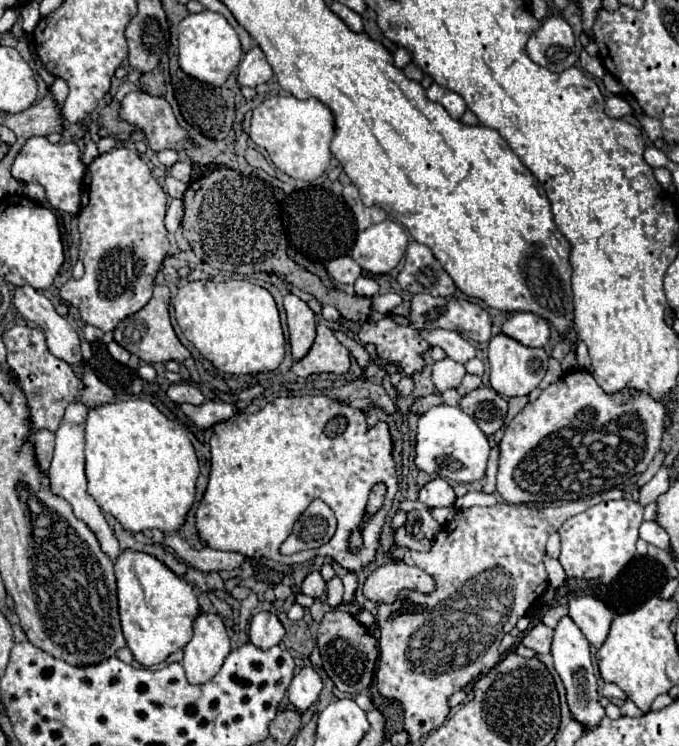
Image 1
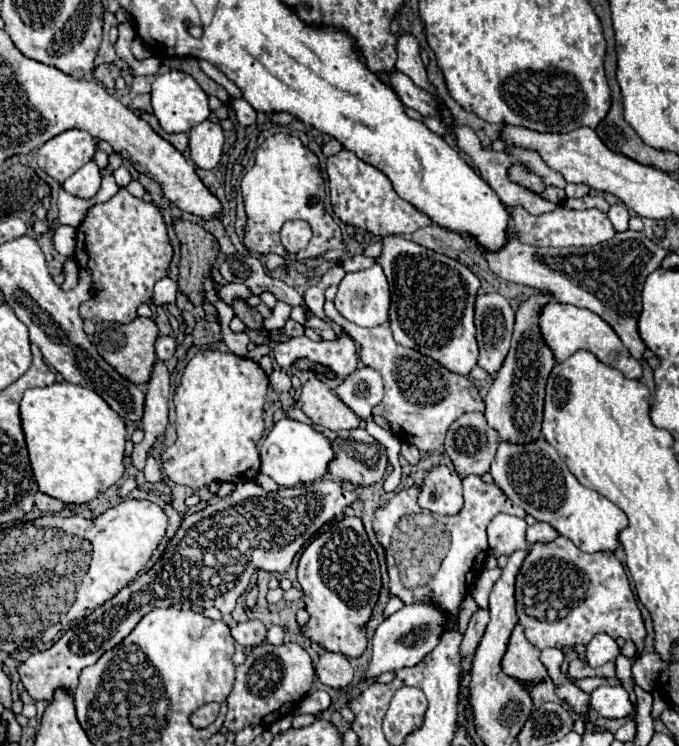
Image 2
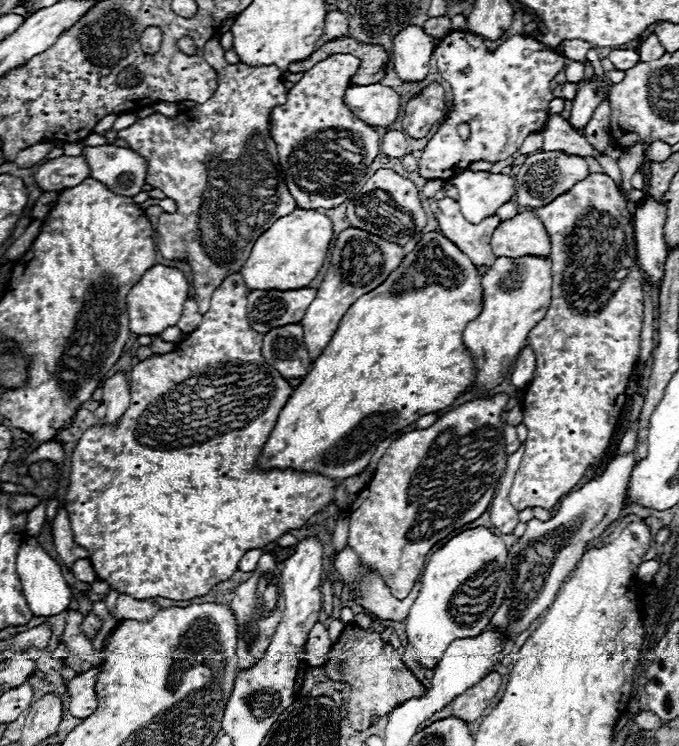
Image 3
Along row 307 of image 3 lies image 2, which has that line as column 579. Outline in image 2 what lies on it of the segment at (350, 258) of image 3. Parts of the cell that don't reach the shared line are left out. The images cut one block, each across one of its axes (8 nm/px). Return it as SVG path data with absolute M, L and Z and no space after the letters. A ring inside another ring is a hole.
M552 300L546 306L542 306L540 316L538 316L538 324L540 324L540 332L544 336L546 346L554 352L554 360L556 362L564 362L566 358L570 358L578 350L588 350L600 362L604 362L606 366L618 368L626 378L640 378L642 376L640 362L634 360L628 354L628 350L622 346L622 342L616 336L616 332L600 316L596 316L594 312L588 312L584 308L576 308L576 306L560 304L560 302Z

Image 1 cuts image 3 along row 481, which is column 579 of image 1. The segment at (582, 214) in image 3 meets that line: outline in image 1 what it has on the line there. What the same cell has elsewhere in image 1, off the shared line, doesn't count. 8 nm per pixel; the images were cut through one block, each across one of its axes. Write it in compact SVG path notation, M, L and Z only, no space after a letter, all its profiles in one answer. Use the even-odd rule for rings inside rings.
M610 500L588 508L582 514L568 518L560 534L560 558L568 578L578 580L596 580L600 584L610 584L624 566L634 558L634 544L638 540L638 528L642 524L644 508L634 500Z

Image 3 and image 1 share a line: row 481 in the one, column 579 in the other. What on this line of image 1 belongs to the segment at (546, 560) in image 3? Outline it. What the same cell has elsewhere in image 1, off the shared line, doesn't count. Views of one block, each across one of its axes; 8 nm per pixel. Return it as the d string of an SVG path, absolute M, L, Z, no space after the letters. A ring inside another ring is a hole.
M582 590L568 596L568 610L570 618L588 638L588 642L600 648L600 644L604 644L604 640L608 638L608 628L614 620L614 612L610 612L604 602Z

